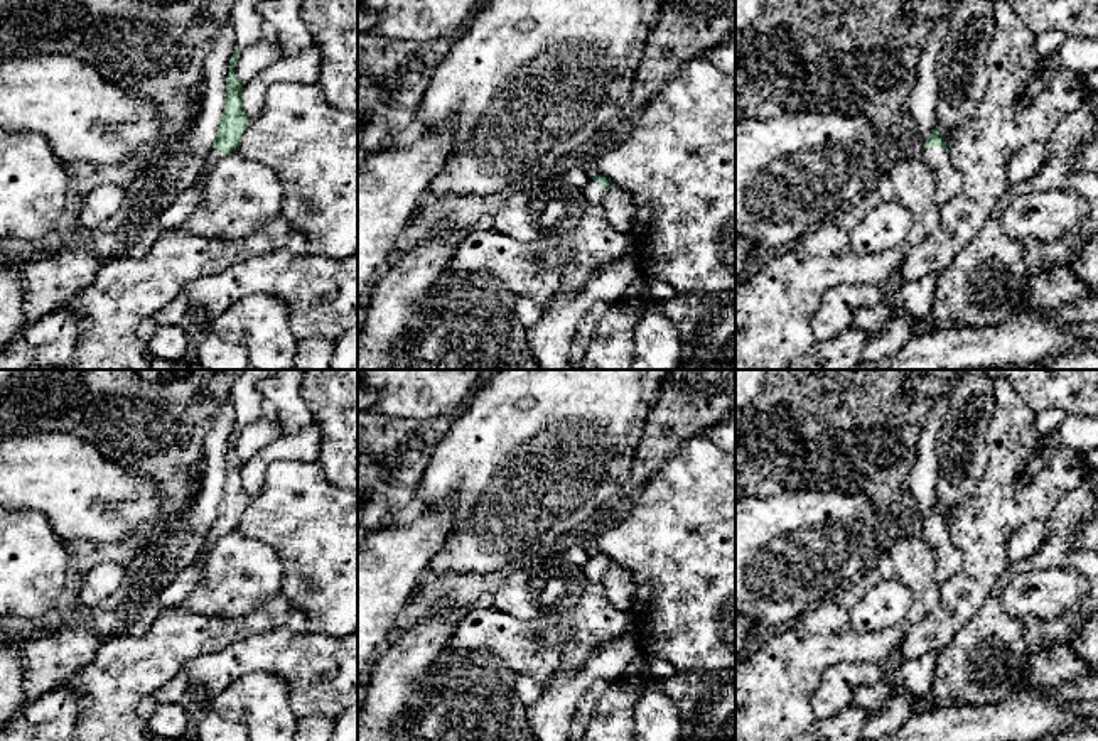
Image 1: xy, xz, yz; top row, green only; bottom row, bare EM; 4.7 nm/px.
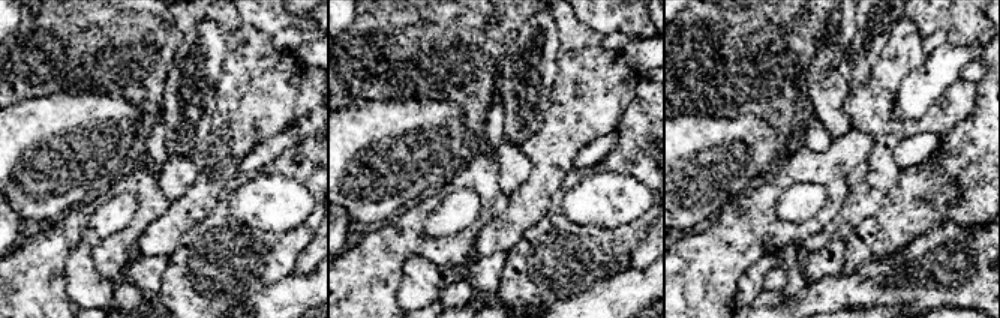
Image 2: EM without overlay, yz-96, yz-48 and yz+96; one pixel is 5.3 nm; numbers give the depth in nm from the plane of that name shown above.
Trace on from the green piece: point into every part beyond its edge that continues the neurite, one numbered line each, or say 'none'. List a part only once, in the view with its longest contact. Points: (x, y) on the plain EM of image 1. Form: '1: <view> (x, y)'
1: xy (247, 399)
2: yz (948, 557)

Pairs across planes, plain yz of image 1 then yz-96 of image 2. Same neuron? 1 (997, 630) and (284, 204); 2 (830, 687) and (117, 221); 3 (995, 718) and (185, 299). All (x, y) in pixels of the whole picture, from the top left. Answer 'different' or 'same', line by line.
1: different
2: same
3: different

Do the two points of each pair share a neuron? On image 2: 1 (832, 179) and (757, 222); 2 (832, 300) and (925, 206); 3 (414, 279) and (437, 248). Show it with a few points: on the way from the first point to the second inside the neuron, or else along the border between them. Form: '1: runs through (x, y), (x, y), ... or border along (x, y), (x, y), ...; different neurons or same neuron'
1: runs through (810, 173), (789, 173), (762, 200); same neuron
2: border along (904, 246), (843, 273); different neurons
3: border along (459, 272), (413, 255), (404, 266), (401, 282); different neurons

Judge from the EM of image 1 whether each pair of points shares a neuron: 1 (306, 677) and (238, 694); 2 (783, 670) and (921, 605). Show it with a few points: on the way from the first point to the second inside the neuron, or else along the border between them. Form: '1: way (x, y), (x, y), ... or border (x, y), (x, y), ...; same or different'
1: border (247, 674), (280, 676), (299, 718); different
2: way (818, 645), (881, 645), (888, 640); same

